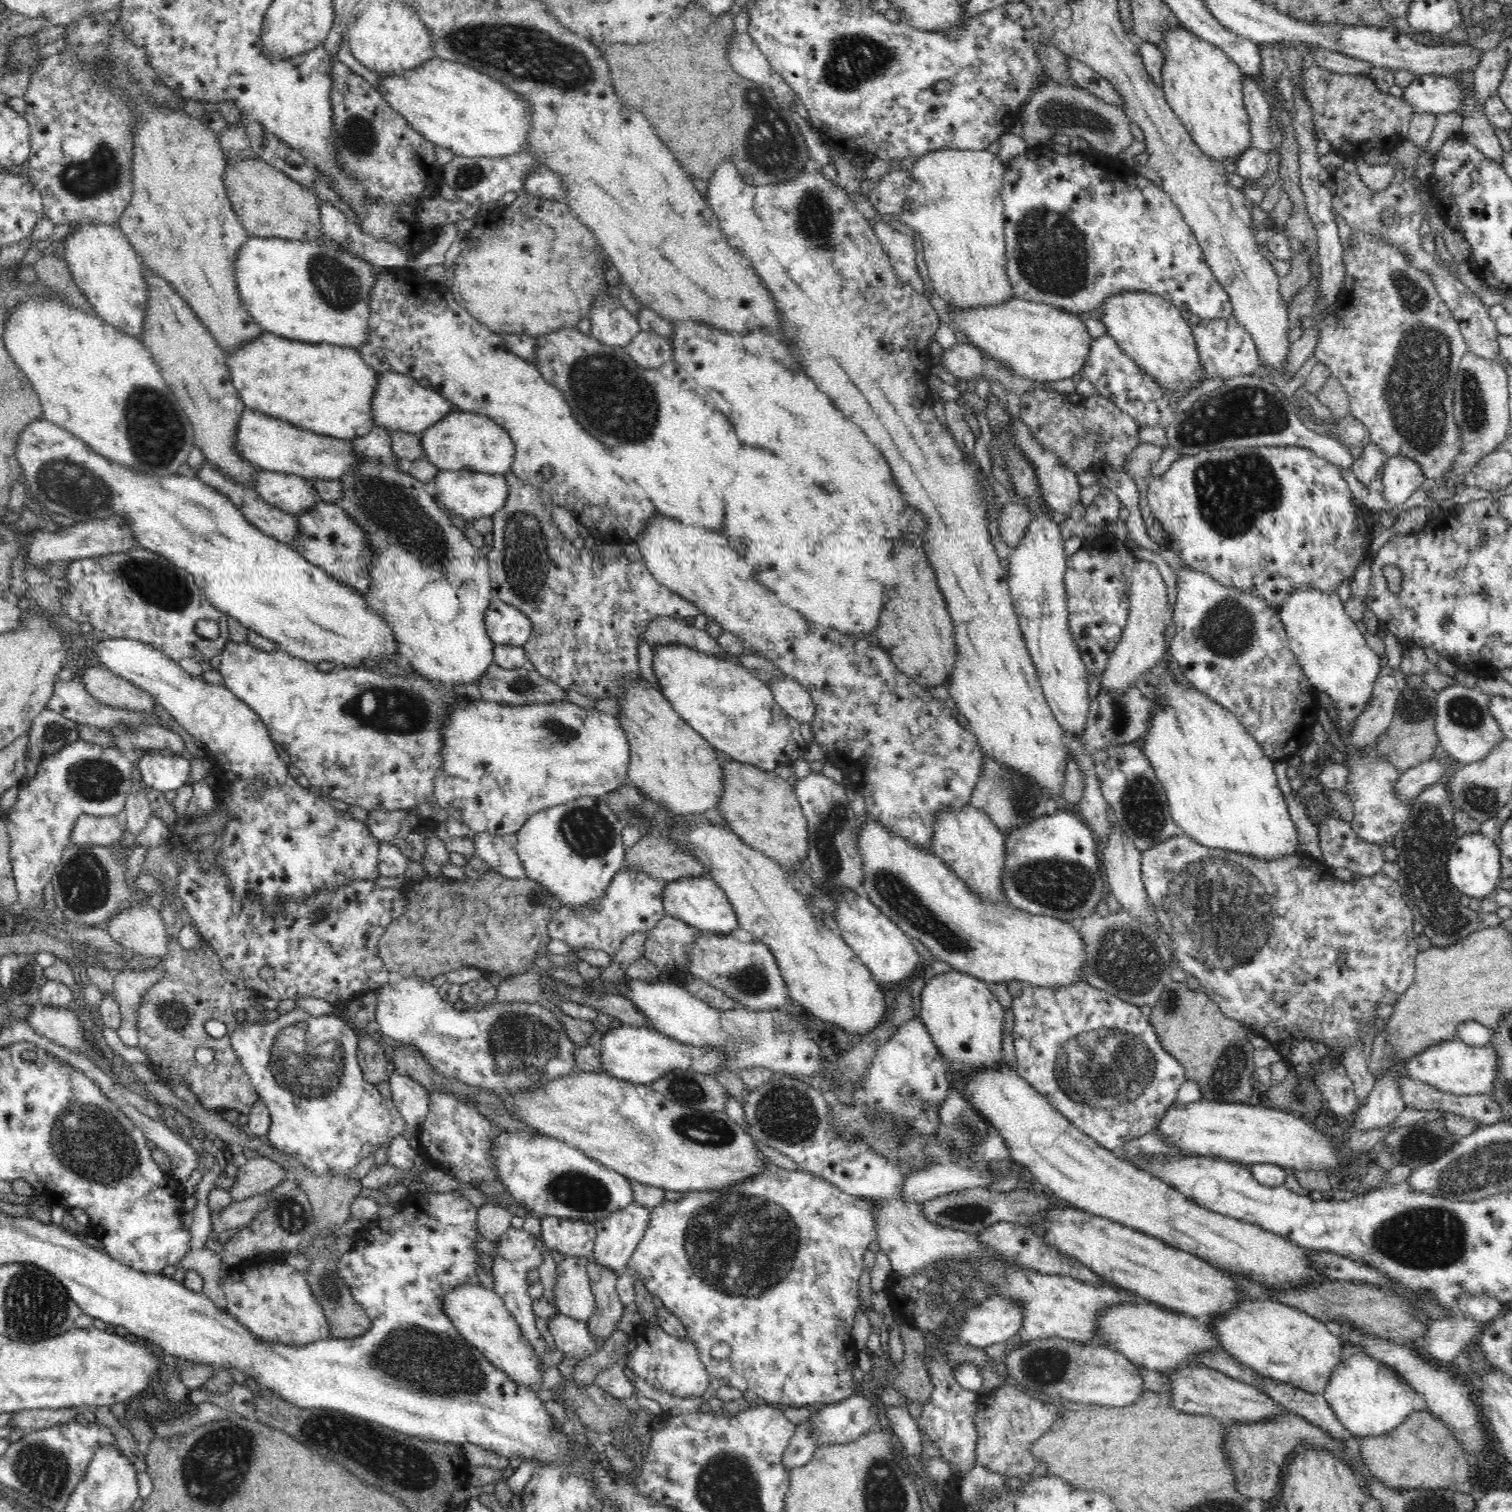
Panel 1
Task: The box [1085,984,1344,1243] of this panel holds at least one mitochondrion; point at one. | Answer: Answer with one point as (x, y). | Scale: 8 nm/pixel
(1226, 1075)

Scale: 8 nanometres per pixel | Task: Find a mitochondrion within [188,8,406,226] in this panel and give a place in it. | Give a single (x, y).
(359, 135)

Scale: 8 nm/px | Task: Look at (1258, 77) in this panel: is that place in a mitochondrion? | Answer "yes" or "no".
no

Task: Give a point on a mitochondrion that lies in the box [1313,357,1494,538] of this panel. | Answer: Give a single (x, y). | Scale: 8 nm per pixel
(1471, 402)

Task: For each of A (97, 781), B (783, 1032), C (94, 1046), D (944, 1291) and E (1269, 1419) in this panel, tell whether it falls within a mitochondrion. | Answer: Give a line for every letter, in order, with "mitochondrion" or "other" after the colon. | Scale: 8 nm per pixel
A: mitochondrion
B: mitochondrion
C: other
D: mitochondrion
E: other

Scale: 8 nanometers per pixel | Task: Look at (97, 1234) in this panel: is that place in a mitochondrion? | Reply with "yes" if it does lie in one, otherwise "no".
no

